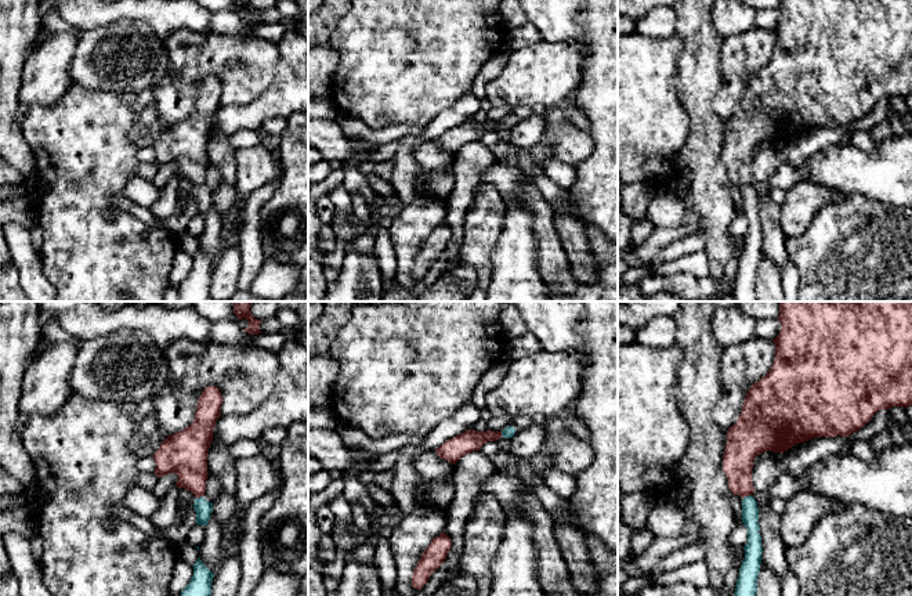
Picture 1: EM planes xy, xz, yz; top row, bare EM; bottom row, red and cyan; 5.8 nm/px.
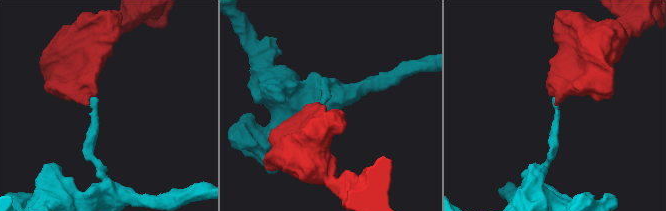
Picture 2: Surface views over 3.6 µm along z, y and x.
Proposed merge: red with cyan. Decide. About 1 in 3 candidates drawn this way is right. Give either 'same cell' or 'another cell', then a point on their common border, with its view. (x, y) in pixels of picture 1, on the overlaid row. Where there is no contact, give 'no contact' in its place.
another cell; contact yz (746, 495)

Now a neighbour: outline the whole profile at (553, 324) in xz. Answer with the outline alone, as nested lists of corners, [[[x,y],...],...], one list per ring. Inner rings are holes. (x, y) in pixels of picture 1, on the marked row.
[[[502,301],[520,311],[529,332],[547,351],[583,350],[576,326],[585,318],[582,301]]]

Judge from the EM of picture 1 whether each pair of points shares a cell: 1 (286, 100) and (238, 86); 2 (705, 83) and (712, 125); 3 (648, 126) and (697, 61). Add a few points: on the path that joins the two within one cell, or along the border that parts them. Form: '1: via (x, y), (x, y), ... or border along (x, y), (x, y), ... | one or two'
1: border along (281, 65), (266, 90), (246, 104), (232, 105) | two
2: via (704, 93), (704, 115) | one
3: border along (679, 56), (677, 98), (690, 118) | two

